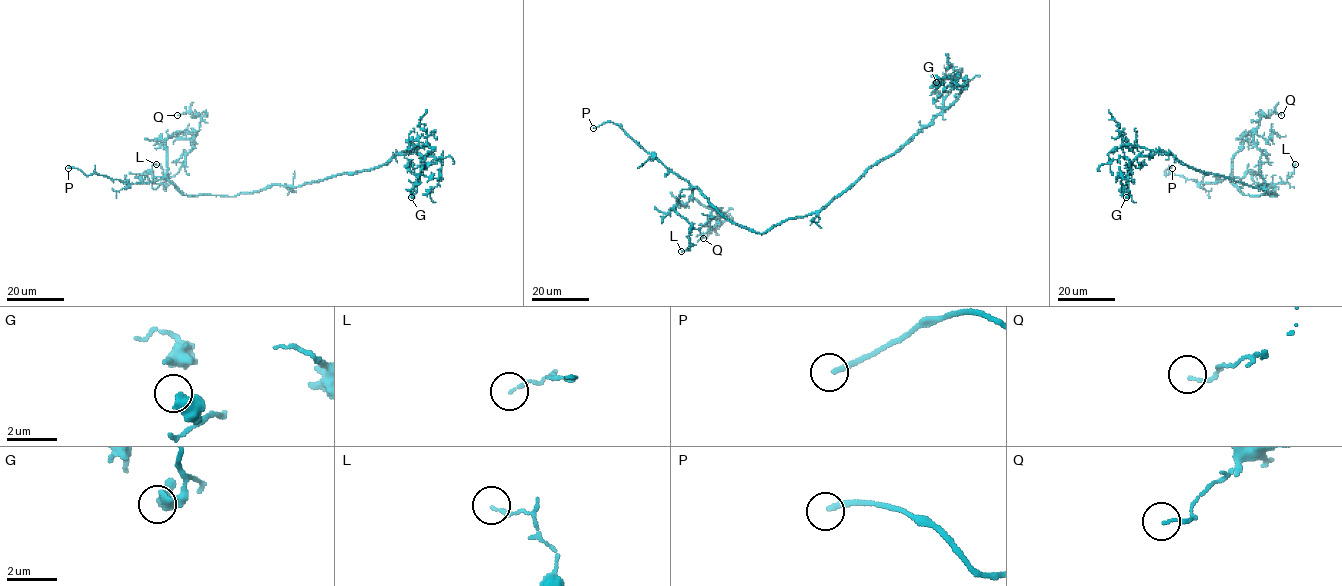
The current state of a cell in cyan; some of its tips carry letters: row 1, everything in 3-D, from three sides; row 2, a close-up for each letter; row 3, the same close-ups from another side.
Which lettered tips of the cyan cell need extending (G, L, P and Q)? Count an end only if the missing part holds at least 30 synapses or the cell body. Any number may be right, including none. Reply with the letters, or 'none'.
P

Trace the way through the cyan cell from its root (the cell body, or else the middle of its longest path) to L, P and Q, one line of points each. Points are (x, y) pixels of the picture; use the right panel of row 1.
L: (1260, 185), (1276, 196), (1246, 195), (1231, 178), (1249, 172), (1260, 184), (1284, 183), (1295, 164)
P: (1260, 185), (1276, 196), (1246, 195), (1229, 177), (1197, 183), (1179, 175), (1166, 175), (1165, 170), (1172, 168)
Q: (1260, 185), (1276, 196), (1243, 194), (1231, 182), (1231, 157), (1264, 115), (1281, 115)

